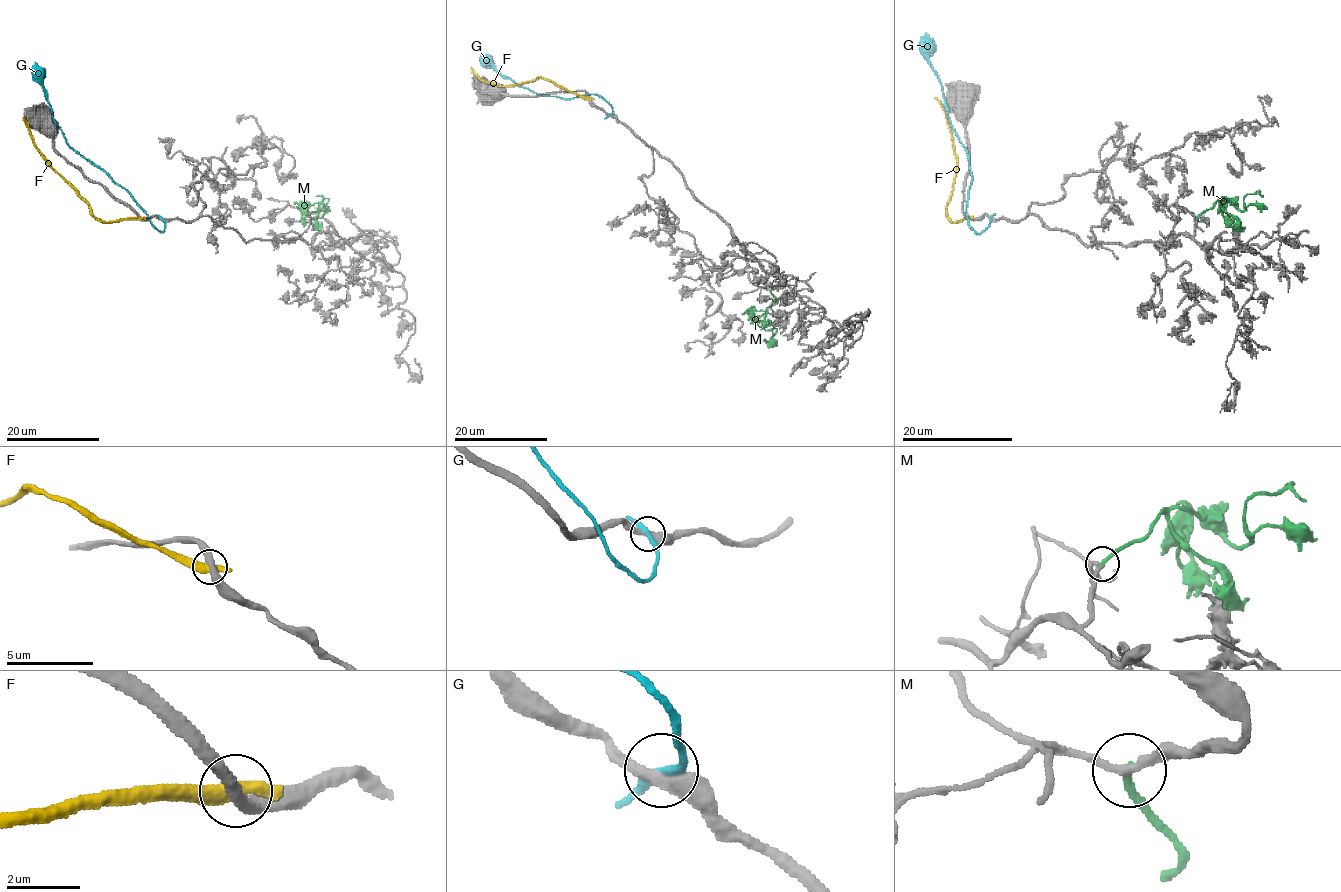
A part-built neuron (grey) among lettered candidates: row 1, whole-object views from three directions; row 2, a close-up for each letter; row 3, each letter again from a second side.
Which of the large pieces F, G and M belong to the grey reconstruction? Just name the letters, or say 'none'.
M

